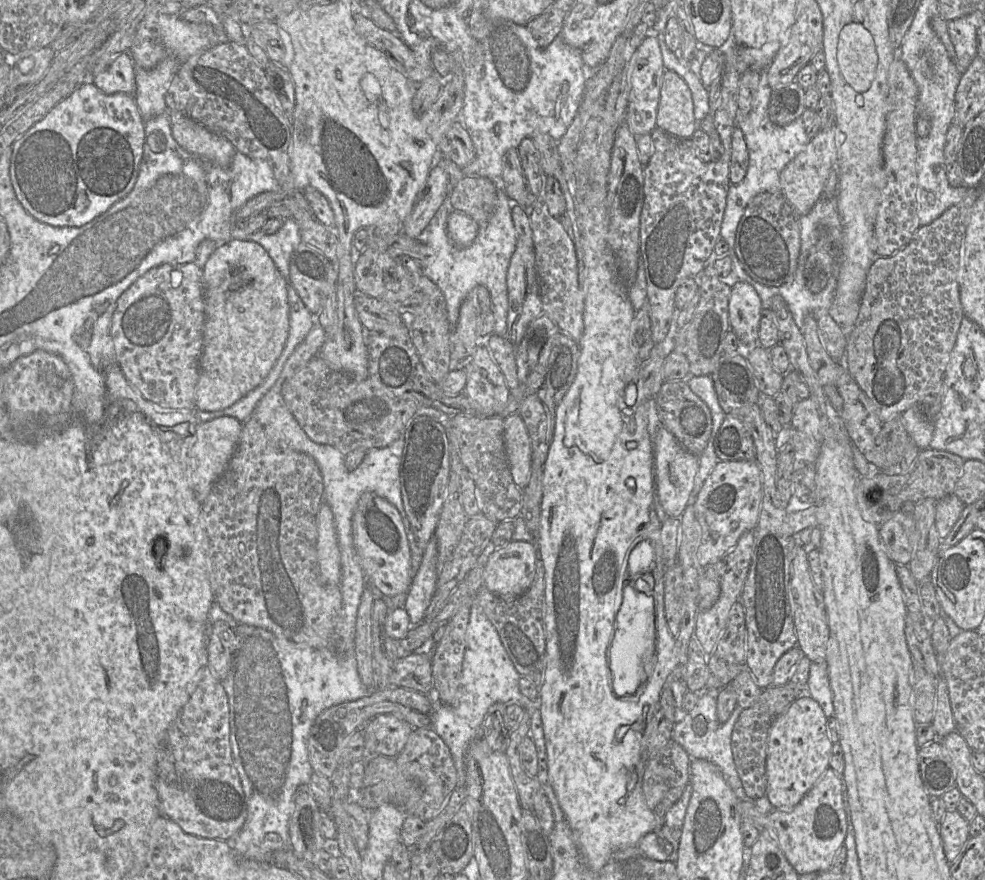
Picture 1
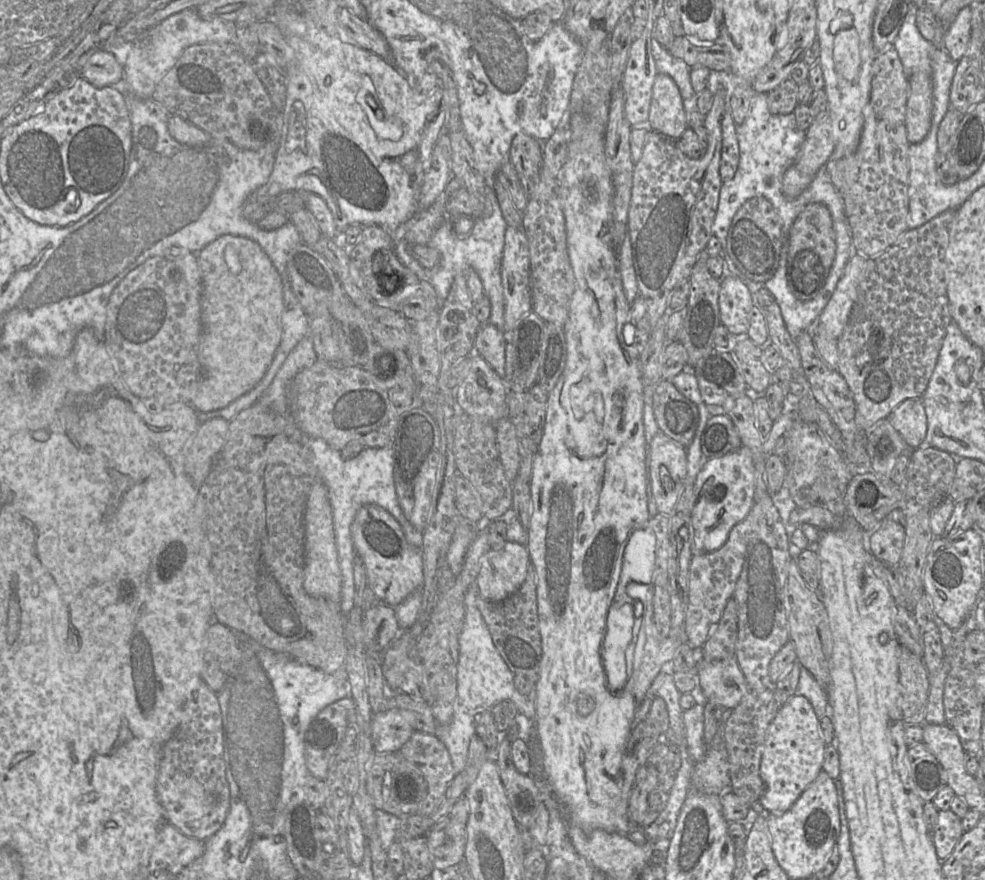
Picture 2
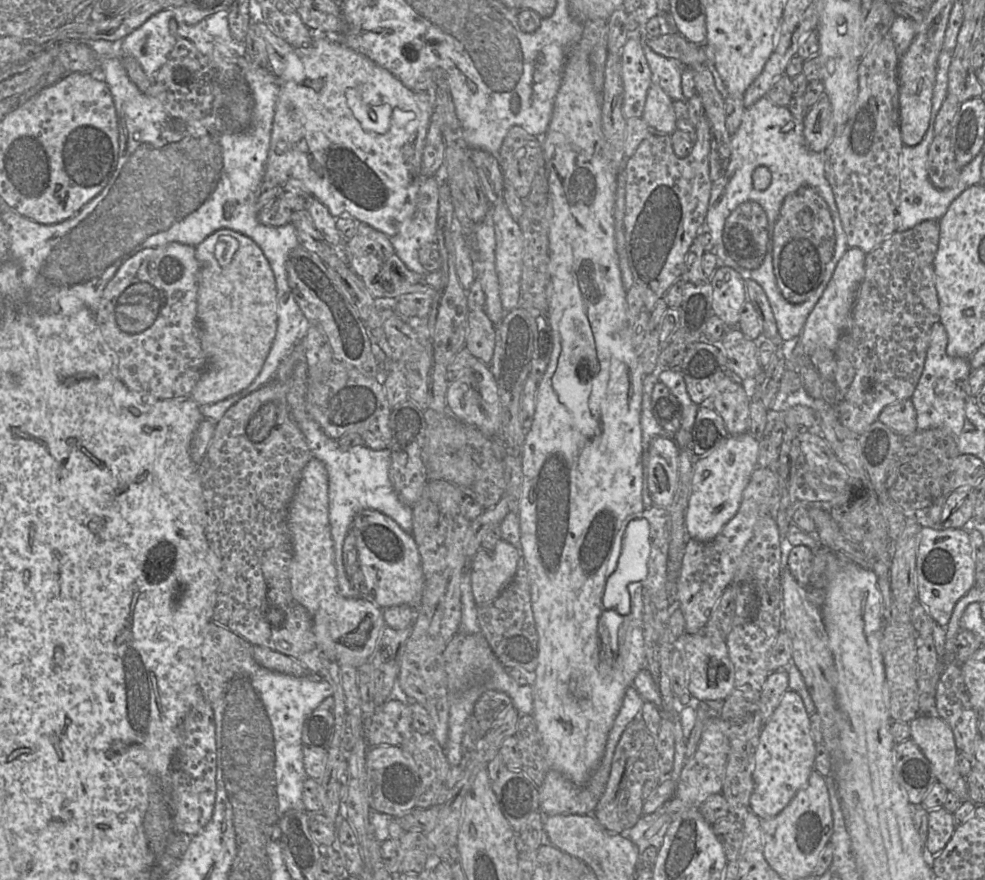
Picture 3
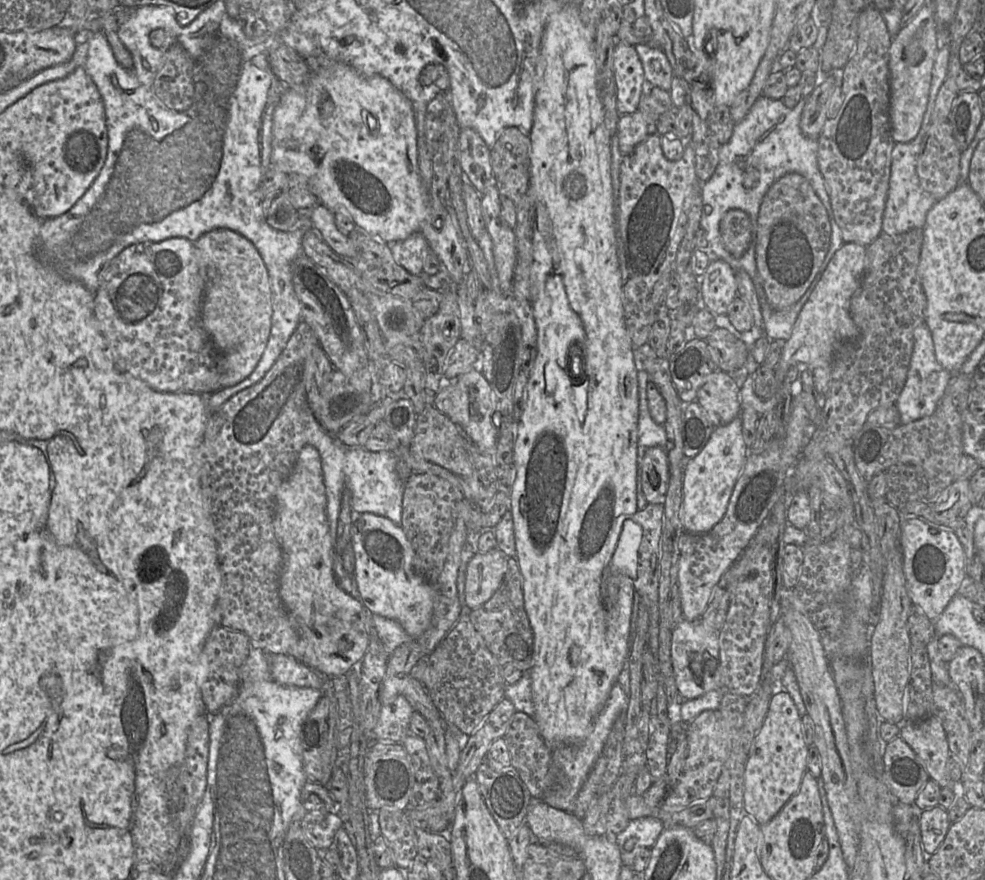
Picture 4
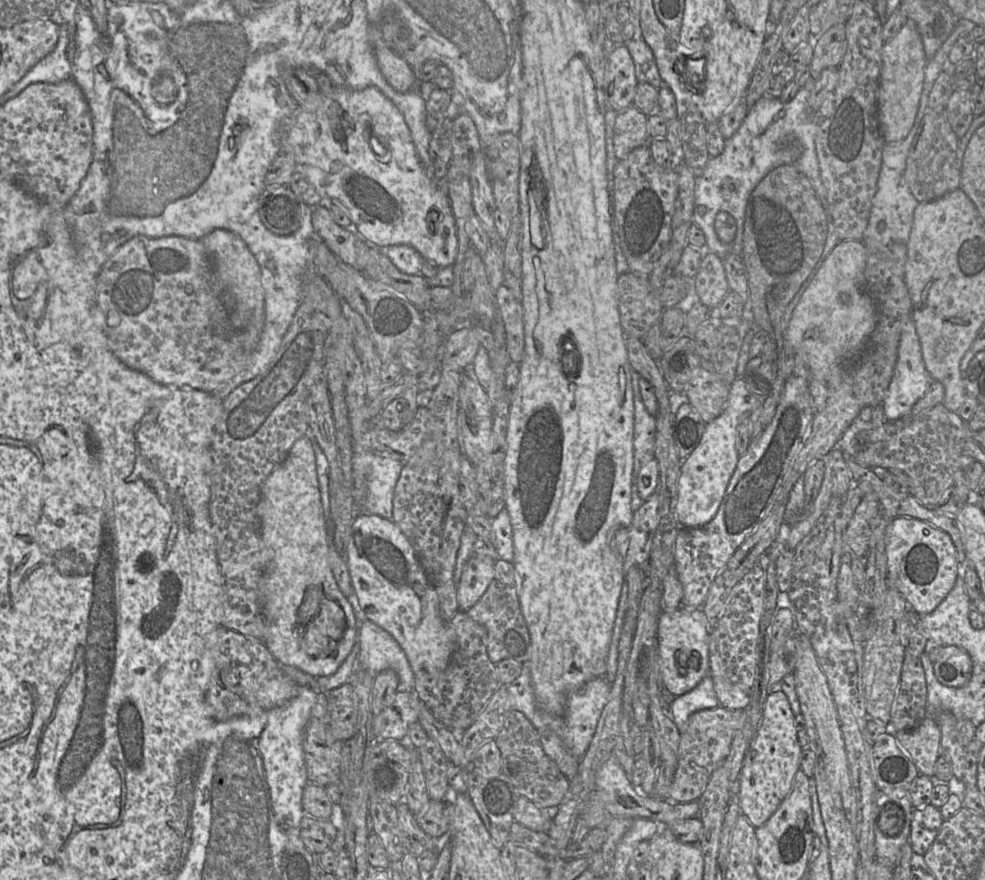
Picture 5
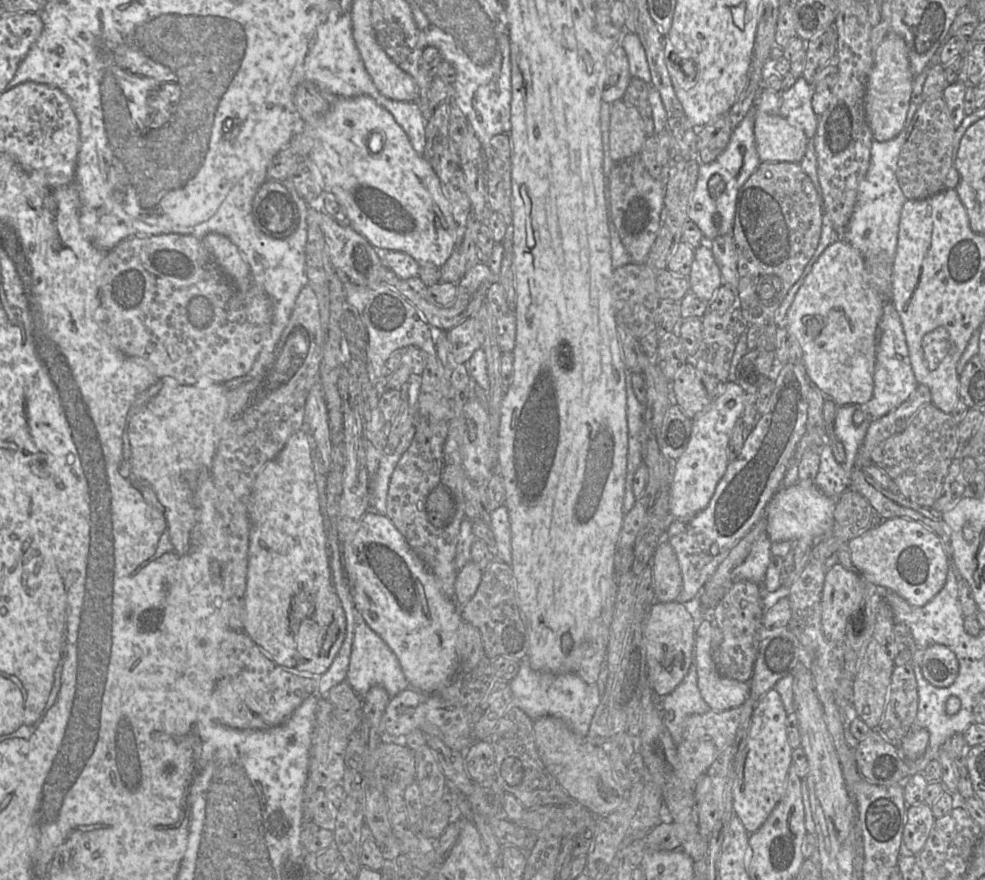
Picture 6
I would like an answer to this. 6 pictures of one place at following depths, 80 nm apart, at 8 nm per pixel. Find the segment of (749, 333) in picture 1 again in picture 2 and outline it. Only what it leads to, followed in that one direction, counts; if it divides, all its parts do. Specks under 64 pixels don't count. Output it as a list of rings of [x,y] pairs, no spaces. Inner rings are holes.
[[[726,273],[721,279],[719,309],[722,324],[731,334],[747,334],[748,314],[753,305],[752,293],[737,276]]]

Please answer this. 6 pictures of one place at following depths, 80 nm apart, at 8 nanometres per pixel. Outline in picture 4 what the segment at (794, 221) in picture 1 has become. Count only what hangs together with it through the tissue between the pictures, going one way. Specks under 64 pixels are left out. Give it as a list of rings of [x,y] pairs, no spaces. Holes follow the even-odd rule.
[[[729,210],[720,221],[719,231],[724,248],[736,258],[741,257],[753,243],[754,223],[743,210]]]

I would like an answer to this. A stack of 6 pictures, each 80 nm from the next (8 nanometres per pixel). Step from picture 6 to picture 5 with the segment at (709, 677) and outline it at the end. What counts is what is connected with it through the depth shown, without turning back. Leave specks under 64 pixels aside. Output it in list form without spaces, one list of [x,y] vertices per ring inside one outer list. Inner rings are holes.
[[[713,631],[710,633],[709,661],[709,676],[712,678],[720,706],[728,709],[745,709],[749,703],[750,689],[733,684],[725,677],[716,654]]]

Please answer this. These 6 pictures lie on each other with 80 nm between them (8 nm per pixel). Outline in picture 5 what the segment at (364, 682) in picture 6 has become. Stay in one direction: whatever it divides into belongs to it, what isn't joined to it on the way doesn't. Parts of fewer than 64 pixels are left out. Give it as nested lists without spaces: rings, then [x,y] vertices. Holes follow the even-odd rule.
[[[365,619],[359,626],[358,669],[377,676],[386,669],[397,673],[398,691],[414,691],[415,674],[398,642],[386,630]]]

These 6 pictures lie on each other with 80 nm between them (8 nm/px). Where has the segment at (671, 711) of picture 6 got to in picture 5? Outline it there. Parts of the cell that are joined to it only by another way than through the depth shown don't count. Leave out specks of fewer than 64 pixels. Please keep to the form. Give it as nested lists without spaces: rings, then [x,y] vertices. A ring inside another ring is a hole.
[[[708,675],[693,690],[674,699],[671,705],[673,721],[682,734],[692,714],[719,705],[712,678]]]

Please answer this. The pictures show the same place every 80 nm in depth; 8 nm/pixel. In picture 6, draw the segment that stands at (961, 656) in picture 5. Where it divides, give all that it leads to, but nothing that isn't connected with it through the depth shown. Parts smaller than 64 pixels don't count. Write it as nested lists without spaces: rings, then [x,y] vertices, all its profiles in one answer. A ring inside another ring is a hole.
[[[929,644],[923,649],[920,667],[924,678],[937,687],[953,684],[959,672],[956,655],[941,644]]]

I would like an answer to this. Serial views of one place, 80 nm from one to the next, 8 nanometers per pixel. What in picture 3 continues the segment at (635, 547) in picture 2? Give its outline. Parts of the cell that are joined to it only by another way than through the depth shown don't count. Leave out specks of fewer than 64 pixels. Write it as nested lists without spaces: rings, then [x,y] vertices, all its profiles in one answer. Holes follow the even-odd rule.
[[[633,519],[627,524],[616,569],[607,578],[603,597],[605,609],[630,601],[628,584],[646,579],[650,555],[649,533],[649,523],[645,519]]]

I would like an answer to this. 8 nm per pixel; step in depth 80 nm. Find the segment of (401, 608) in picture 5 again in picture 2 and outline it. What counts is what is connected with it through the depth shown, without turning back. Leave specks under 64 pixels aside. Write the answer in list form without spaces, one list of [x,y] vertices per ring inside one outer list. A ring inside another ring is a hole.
[[[376,504],[363,505],[352,524],[354,548],[362,560],[368,584],[378,600],[395,607],[424,584],[423,556],[406,540],[399,522]]]

